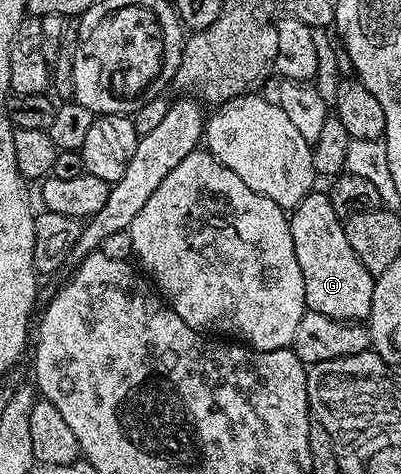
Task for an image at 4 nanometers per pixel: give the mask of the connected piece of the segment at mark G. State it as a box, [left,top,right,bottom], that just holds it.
[289,190,375,321]

